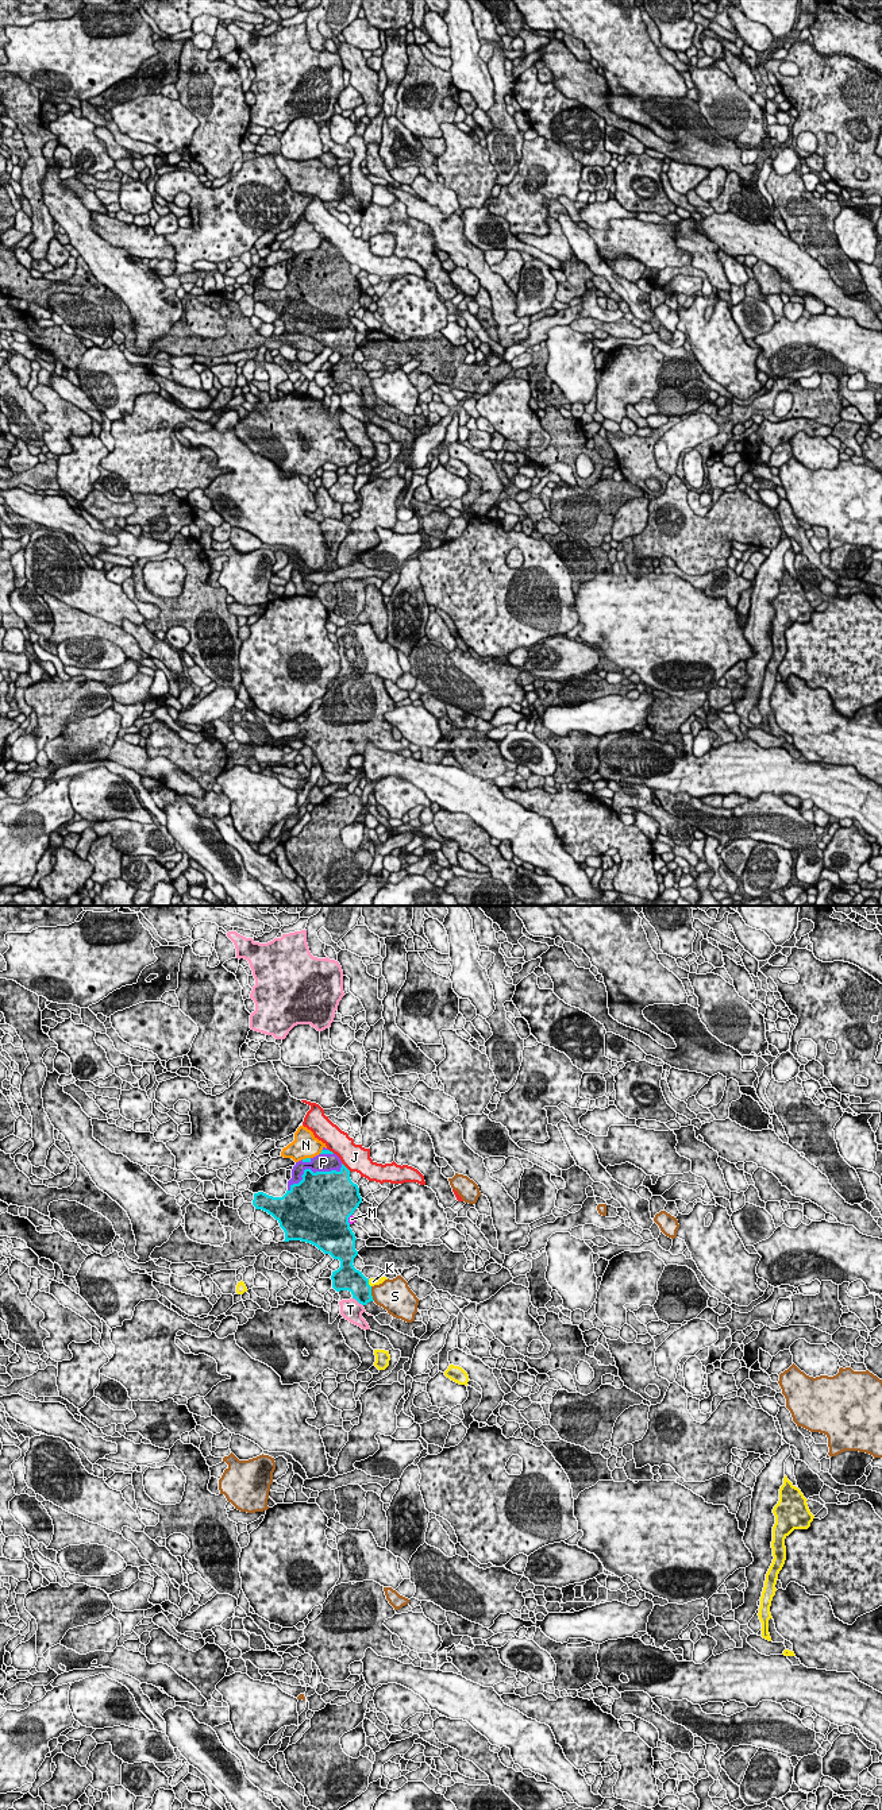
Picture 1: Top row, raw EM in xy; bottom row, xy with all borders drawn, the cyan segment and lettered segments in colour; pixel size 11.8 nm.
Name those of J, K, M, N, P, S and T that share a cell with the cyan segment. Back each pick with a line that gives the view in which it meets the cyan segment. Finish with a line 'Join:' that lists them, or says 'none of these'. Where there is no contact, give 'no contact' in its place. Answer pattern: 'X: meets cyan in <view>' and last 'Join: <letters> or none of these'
P: meets cyan in xy
Join: P

